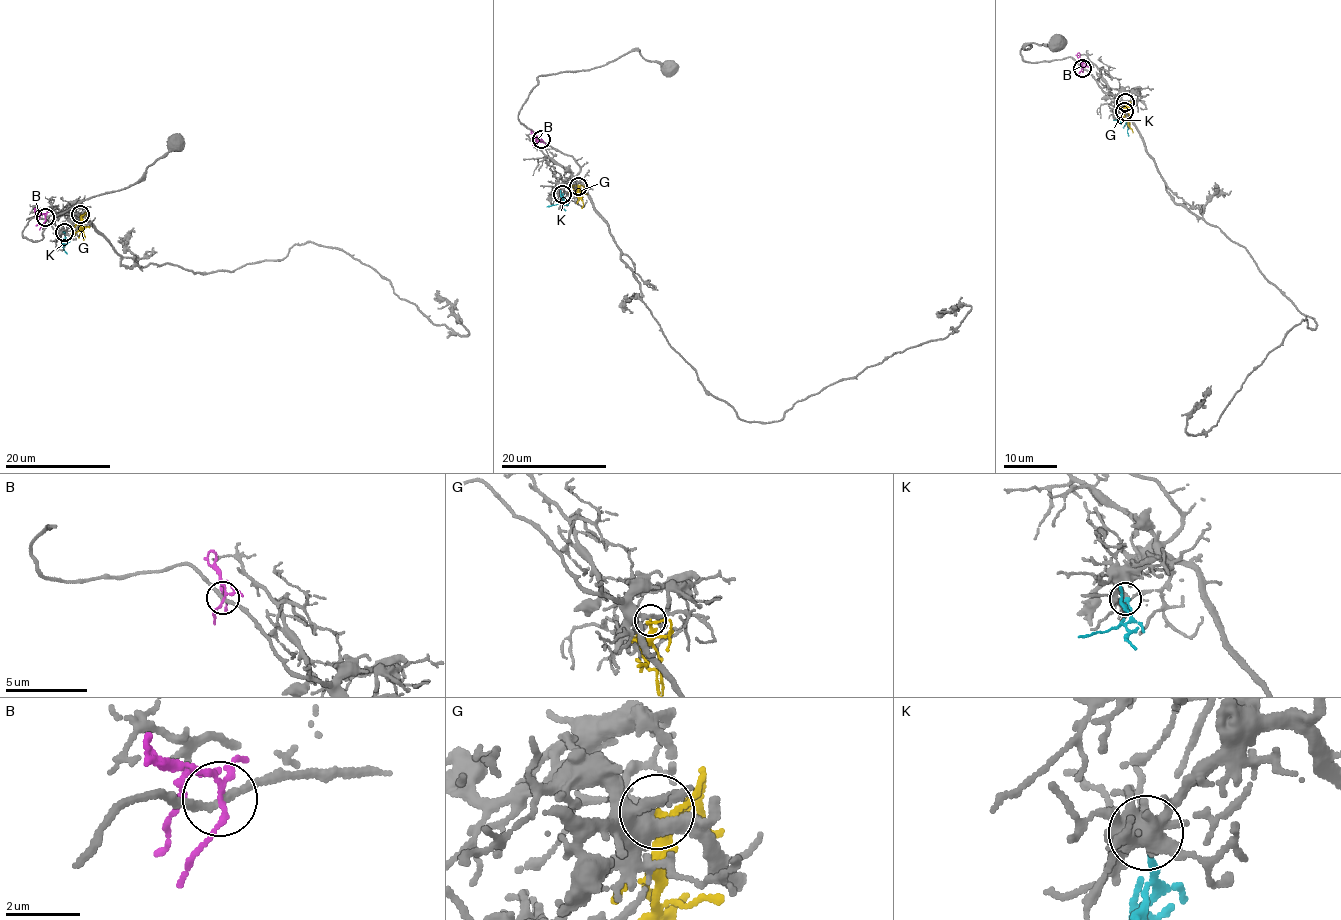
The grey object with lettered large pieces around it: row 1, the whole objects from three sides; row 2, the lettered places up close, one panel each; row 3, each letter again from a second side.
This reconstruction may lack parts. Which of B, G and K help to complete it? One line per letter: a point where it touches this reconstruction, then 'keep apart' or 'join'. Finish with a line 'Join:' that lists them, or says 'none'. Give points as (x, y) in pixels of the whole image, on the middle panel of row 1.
B: (541, 139) | keep apart
G: (578, 186) | join
K: (562, 194) | join
Join: G, K

